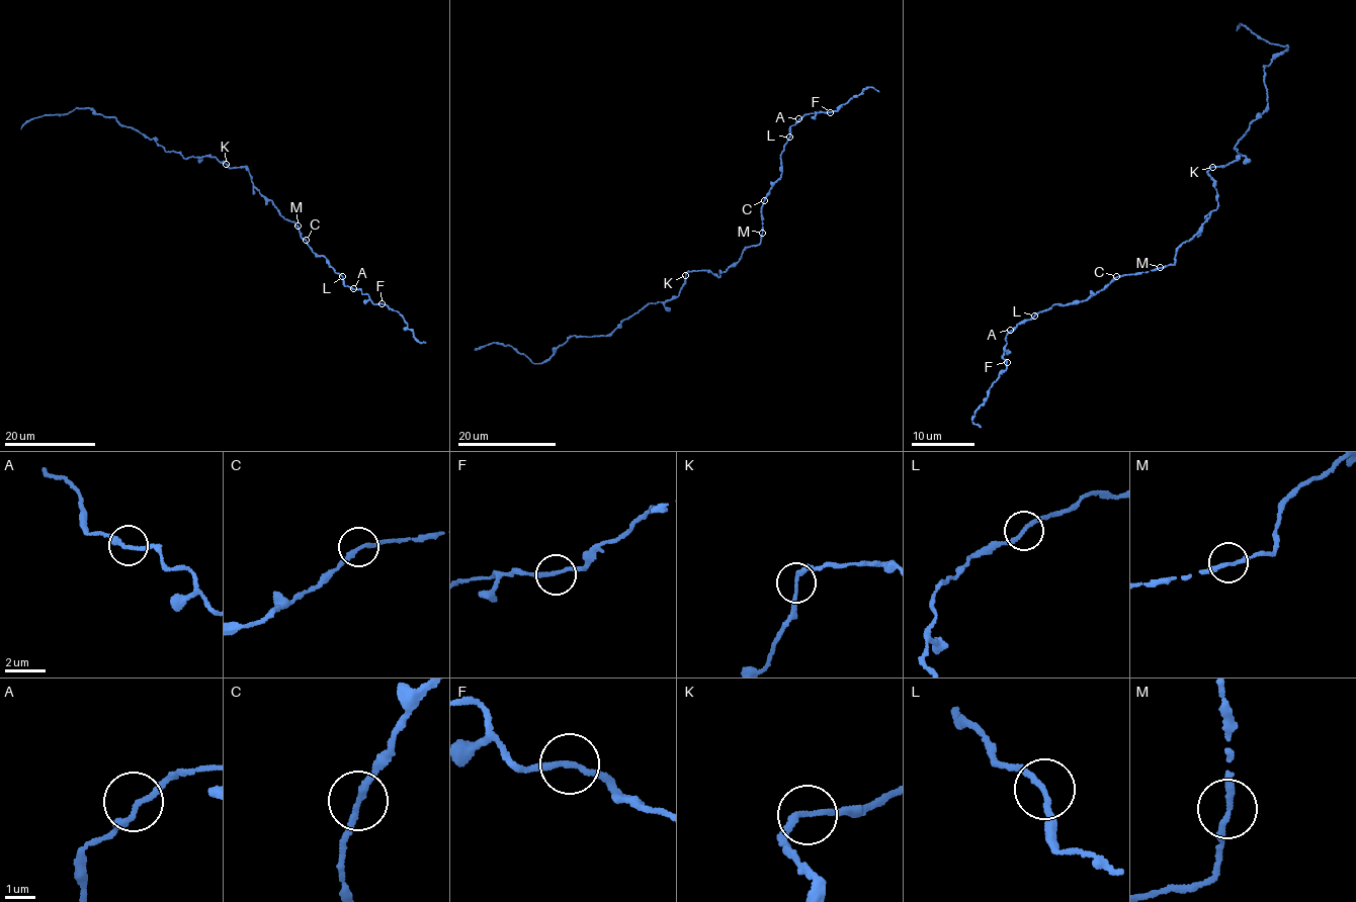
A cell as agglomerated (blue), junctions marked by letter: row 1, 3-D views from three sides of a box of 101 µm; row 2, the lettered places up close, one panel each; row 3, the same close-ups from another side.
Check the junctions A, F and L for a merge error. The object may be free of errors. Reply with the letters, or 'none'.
none

